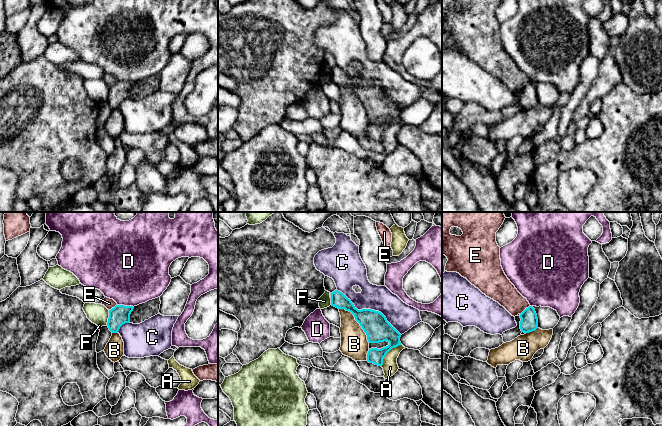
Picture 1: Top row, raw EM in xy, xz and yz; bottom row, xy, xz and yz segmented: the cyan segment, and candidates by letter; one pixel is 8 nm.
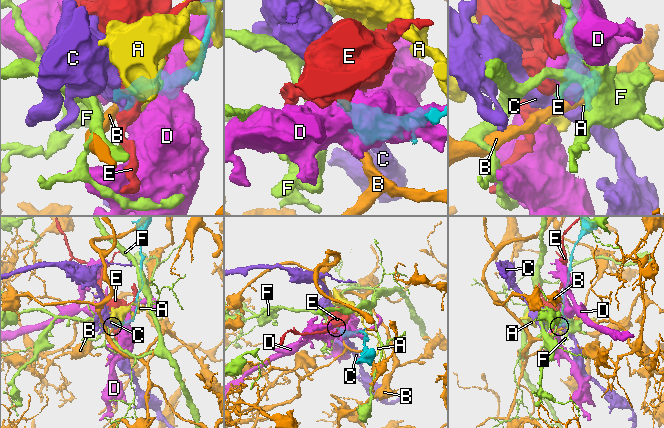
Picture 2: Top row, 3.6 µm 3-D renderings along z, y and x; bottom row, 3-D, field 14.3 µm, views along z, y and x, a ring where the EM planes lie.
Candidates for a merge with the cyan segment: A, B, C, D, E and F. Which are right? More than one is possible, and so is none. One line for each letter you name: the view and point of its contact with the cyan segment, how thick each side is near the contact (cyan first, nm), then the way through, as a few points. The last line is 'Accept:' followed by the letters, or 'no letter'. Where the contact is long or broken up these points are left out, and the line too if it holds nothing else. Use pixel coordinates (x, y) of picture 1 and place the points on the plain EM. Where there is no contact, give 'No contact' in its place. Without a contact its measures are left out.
Accept: no letter

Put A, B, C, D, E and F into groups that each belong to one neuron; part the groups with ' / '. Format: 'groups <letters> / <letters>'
groups A / B / C / D / E / F

